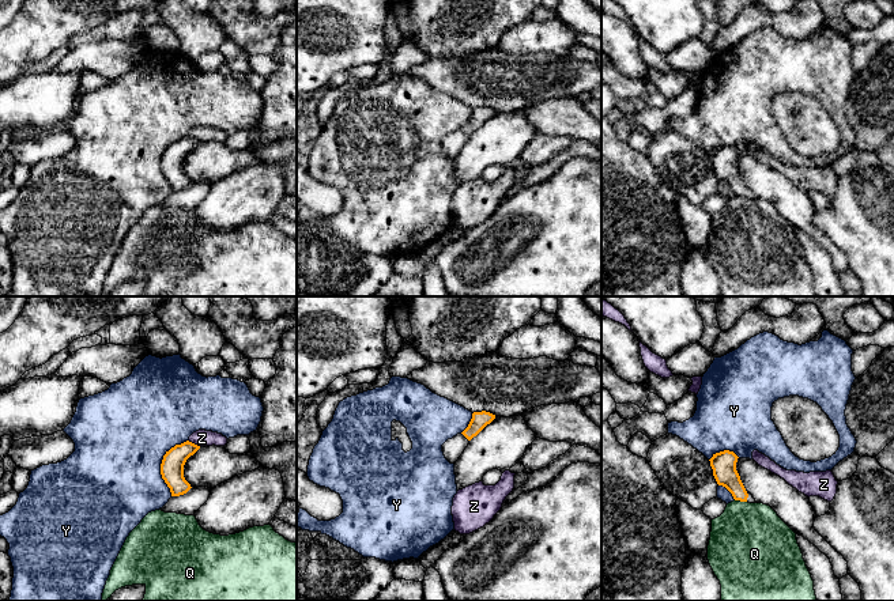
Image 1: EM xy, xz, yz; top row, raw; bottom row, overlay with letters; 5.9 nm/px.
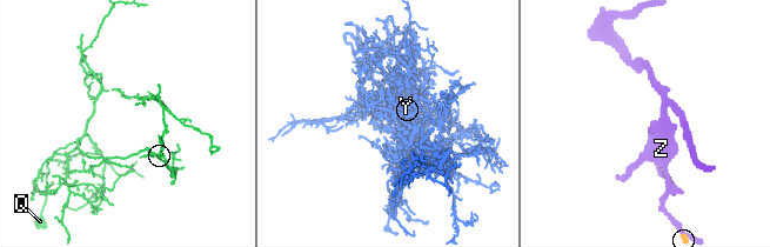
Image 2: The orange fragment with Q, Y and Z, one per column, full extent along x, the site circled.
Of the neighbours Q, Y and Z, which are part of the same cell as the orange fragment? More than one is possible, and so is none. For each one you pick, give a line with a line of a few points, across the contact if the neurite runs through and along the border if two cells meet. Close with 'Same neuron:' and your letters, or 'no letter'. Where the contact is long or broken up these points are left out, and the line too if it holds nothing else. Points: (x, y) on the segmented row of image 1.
Same neuron: no letter

